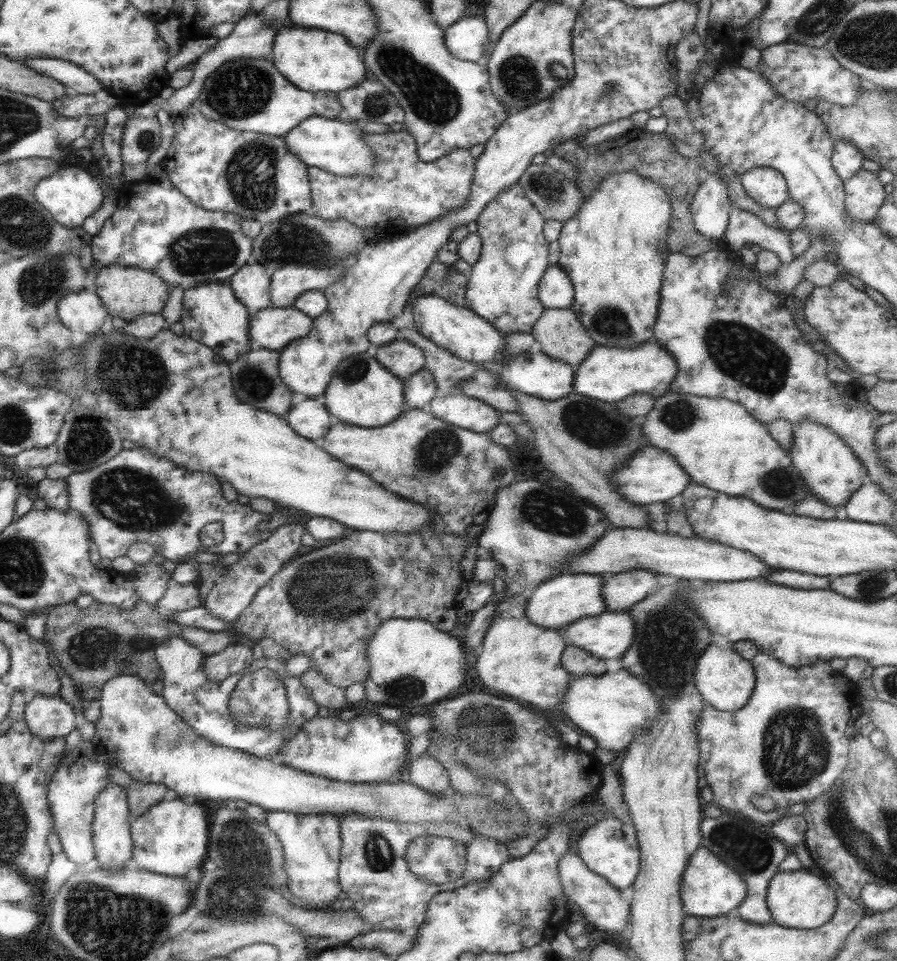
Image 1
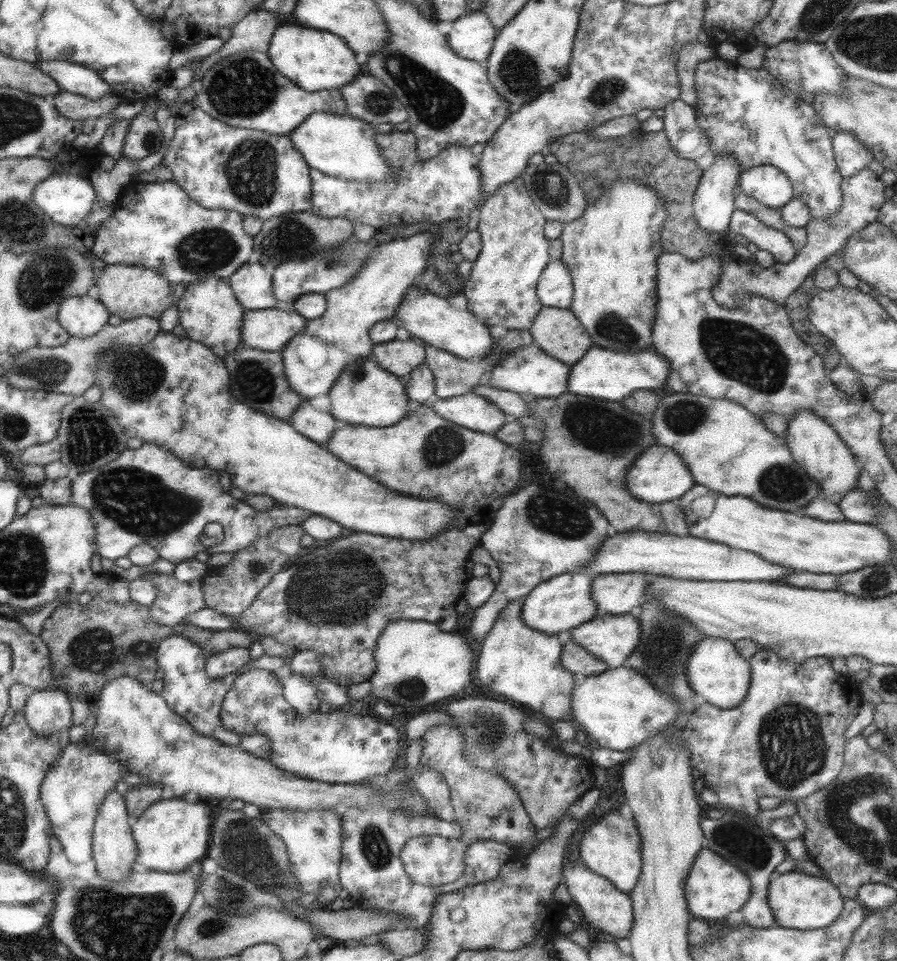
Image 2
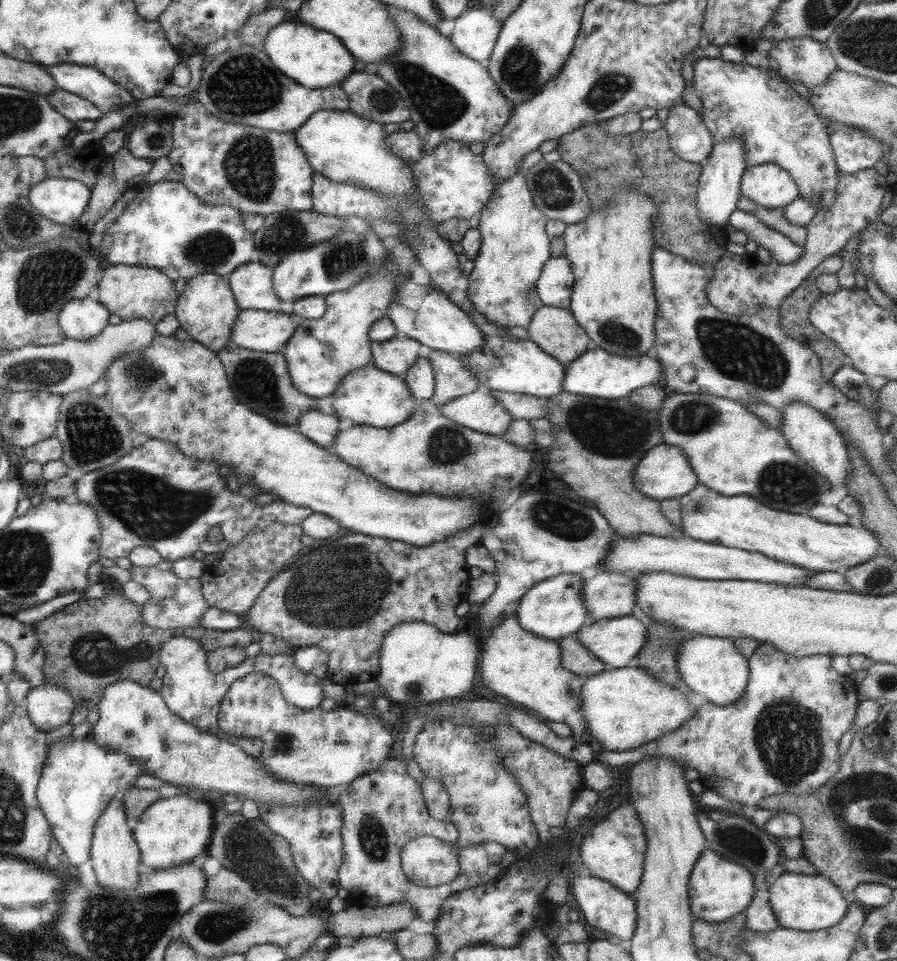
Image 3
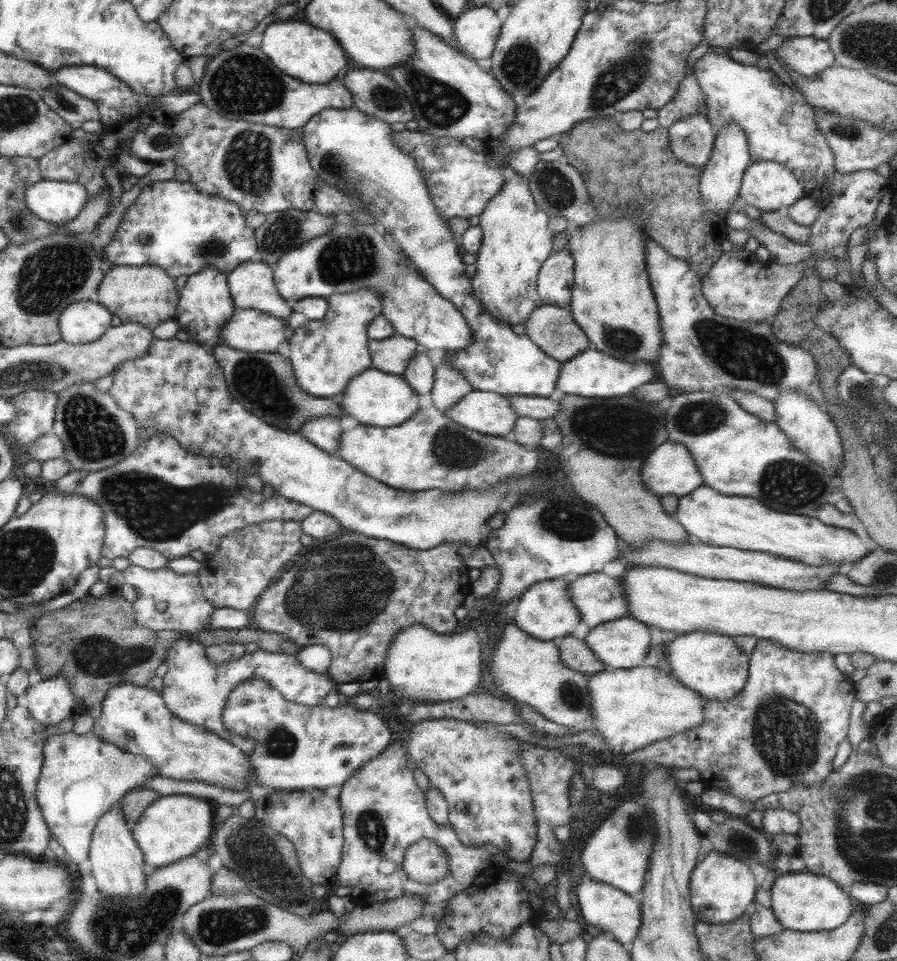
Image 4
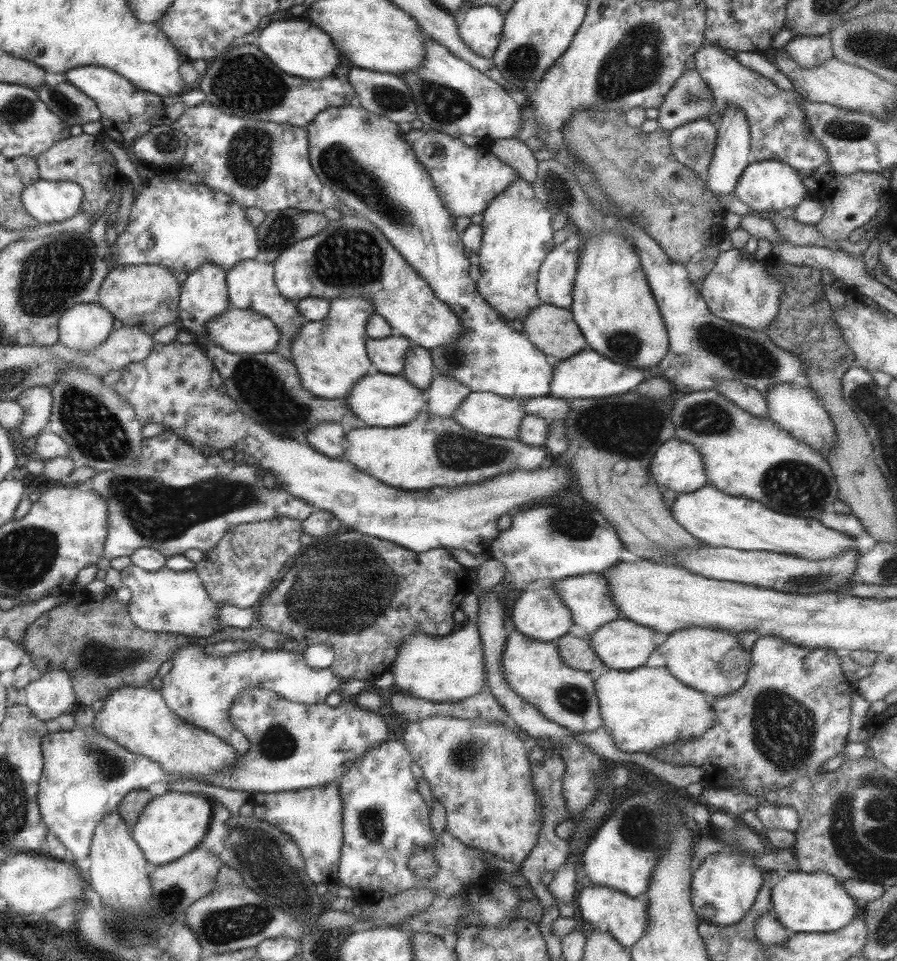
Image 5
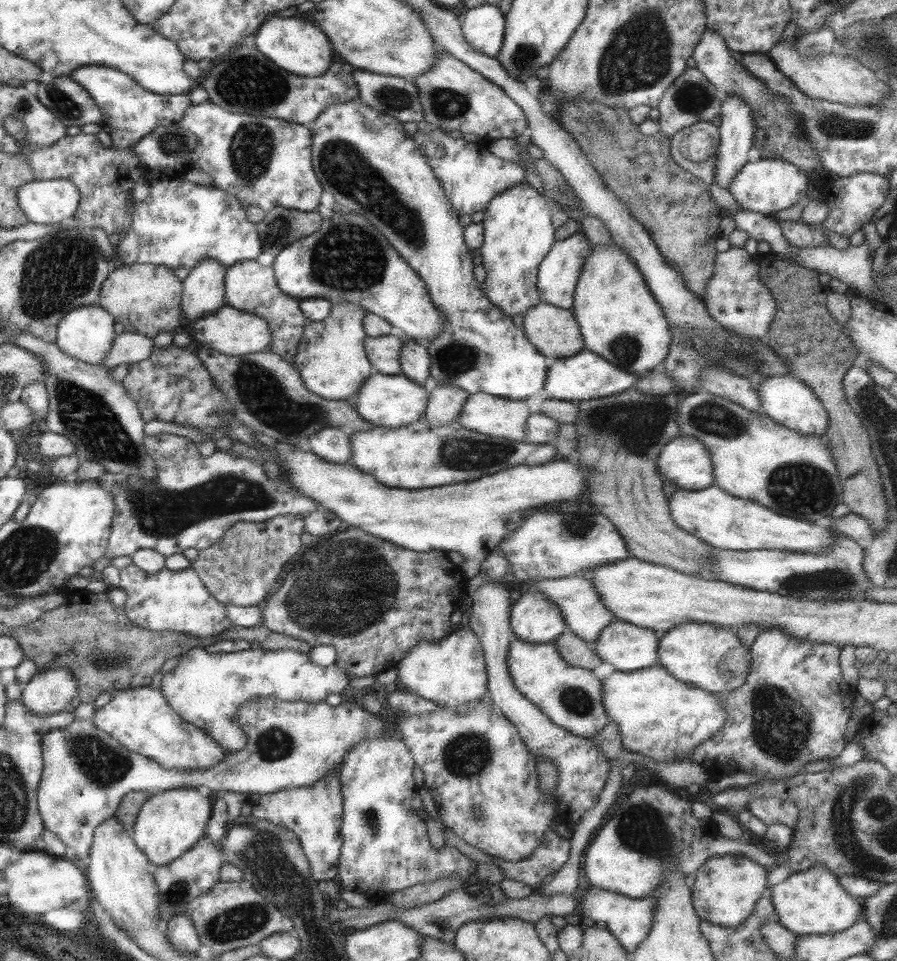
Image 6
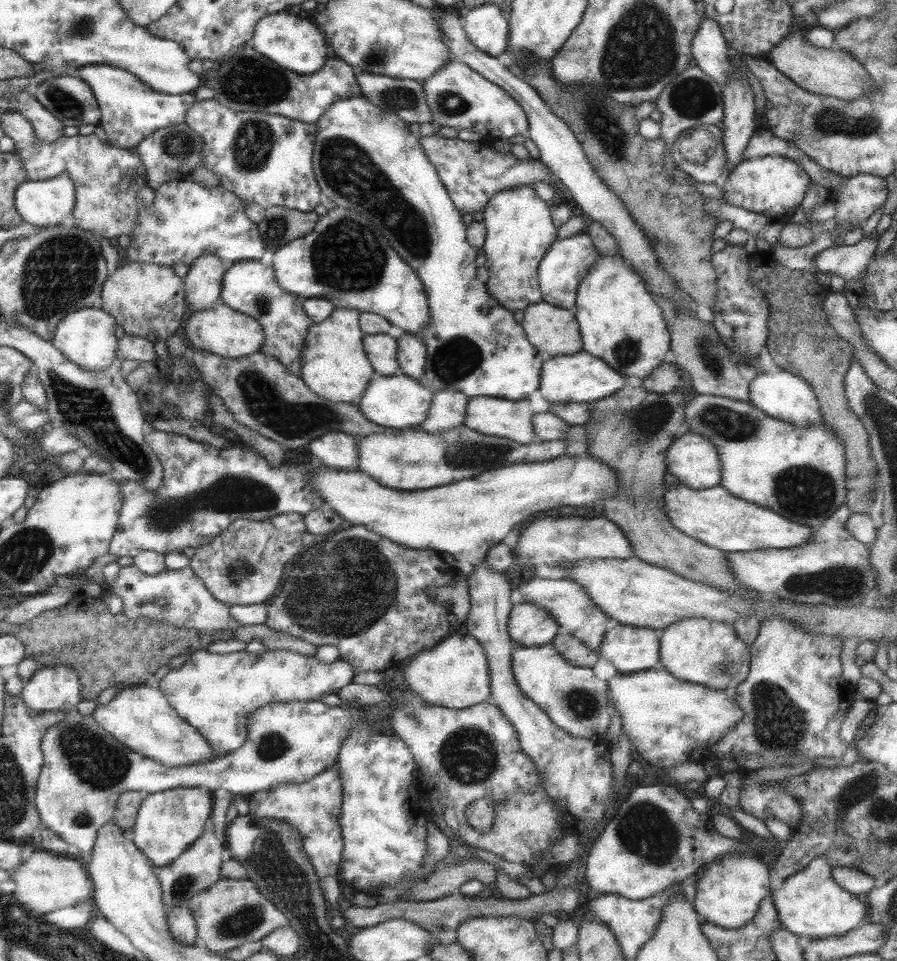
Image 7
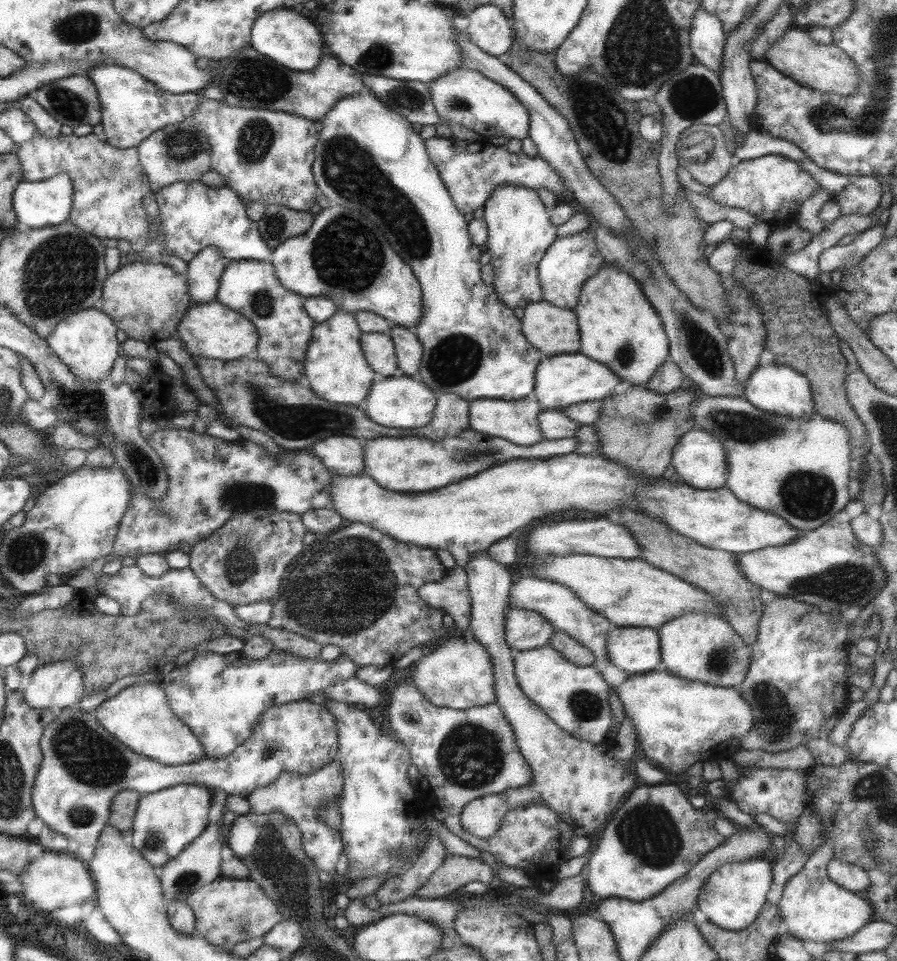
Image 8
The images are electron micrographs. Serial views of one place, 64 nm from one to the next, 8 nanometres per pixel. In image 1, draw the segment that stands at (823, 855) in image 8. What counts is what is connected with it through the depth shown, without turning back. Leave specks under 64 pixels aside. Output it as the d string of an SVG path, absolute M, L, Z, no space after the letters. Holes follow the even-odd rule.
M807 870L776 873L767 888L767 905L772 922L798 930L812 930L830 922L832 914L838 908L838 897L834 887L830 887L823 878Z

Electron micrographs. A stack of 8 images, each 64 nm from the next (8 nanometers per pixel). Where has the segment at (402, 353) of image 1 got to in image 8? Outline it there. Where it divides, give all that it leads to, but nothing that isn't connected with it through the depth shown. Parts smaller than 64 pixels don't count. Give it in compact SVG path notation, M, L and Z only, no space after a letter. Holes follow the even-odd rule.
M363 333L360 345L366 362L373 368L377 377L394 377L399 374L395 345L388 334Z

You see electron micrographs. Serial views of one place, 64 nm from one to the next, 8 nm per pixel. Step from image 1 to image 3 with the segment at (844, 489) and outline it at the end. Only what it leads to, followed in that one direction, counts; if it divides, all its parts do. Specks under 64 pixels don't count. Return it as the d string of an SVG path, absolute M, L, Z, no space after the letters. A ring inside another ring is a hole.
M798 401L786 403L781 410L782 434L790 448L793 448L796 457L802 459L806 465L810 465L818 472L830 486L847 484L847 476L852 471L852 464L848 458L848 448L838 427L831 421L831 417L818 409Z

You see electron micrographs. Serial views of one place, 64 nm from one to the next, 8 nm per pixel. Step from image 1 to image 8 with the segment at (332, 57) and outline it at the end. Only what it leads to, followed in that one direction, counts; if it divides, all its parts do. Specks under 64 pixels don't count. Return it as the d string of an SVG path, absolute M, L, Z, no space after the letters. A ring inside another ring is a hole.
M293 8L274 9L260 15L252 25L250 38L250 47L290 70L311 71L320 63L322 50L326 49L316 26Z

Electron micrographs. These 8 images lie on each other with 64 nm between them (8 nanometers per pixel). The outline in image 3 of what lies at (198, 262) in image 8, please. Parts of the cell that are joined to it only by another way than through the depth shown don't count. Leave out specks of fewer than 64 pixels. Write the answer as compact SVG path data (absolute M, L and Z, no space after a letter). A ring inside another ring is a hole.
M202 274L187 280L184 291L178 297L174 316L179 322L179 327L188 333L189 339L218 354L218 351L232 344L231 330L240 310L225 277L216 274Z

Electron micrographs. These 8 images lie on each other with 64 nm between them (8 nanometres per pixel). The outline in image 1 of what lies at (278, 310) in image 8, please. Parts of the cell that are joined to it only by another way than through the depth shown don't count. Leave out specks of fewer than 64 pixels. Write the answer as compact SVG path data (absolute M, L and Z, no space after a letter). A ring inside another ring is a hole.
M260 264L245 265L227 281L250 315L271 306L270 282L271 275Z

